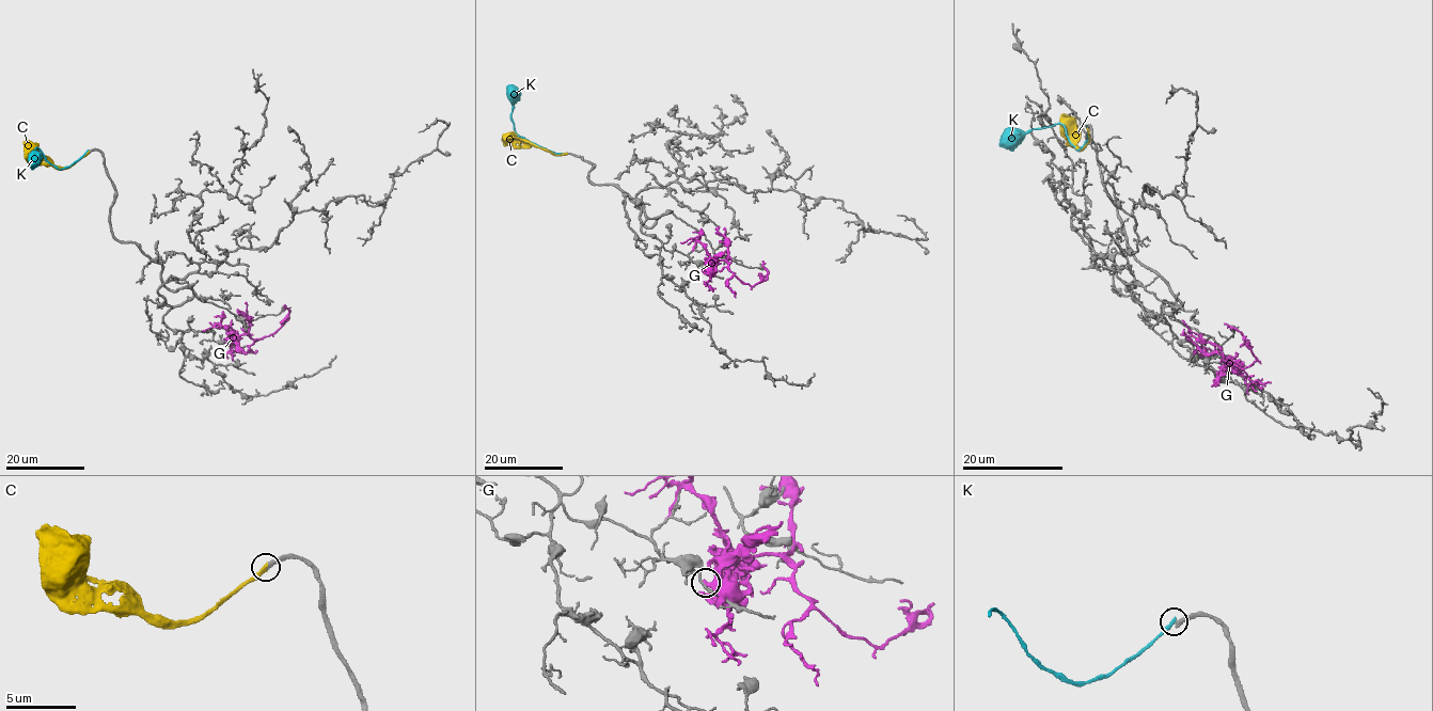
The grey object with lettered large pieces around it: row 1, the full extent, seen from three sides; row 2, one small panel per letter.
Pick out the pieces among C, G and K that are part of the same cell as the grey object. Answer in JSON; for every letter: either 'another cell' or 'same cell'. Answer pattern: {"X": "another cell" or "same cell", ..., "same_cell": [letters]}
{"C": "same cell", "G": "another cell", "K": "another cell", "same_cell": ["C"]}

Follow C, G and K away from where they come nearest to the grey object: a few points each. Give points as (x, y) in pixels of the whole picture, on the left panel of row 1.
C: (88, 152), (67, 167), (58, 168), (47, 157), (40, 157), (26, 140)
G: (224, 343), (231, 343), (239, 335), (257, 340), (274, 333), (289, 312), (284, 304)
K: (88, 151), (69, 166), (56, 168), (37, 148), (33, 152), (30, 164)

